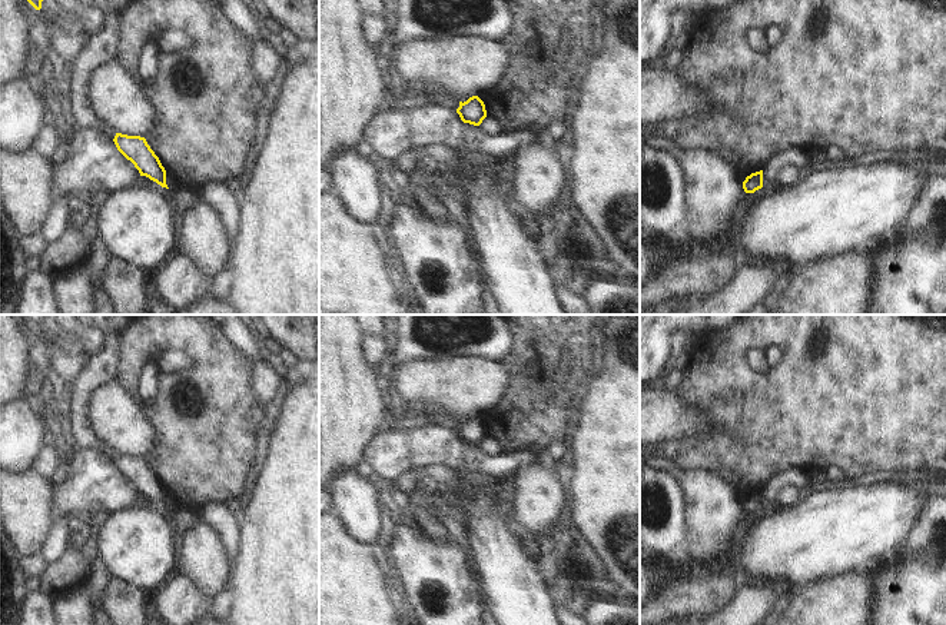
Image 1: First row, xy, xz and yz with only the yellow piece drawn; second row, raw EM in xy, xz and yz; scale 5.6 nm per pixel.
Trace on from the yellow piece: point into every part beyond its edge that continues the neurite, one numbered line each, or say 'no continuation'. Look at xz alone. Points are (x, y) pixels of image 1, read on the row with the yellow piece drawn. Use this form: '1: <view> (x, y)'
no continuation

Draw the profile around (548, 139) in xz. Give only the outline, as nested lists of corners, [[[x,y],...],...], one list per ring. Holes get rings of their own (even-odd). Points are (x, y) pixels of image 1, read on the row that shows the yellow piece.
[[[554,130],[535,132],[538,134],[538,143],[545,149],[558,149],[558,136]]]

